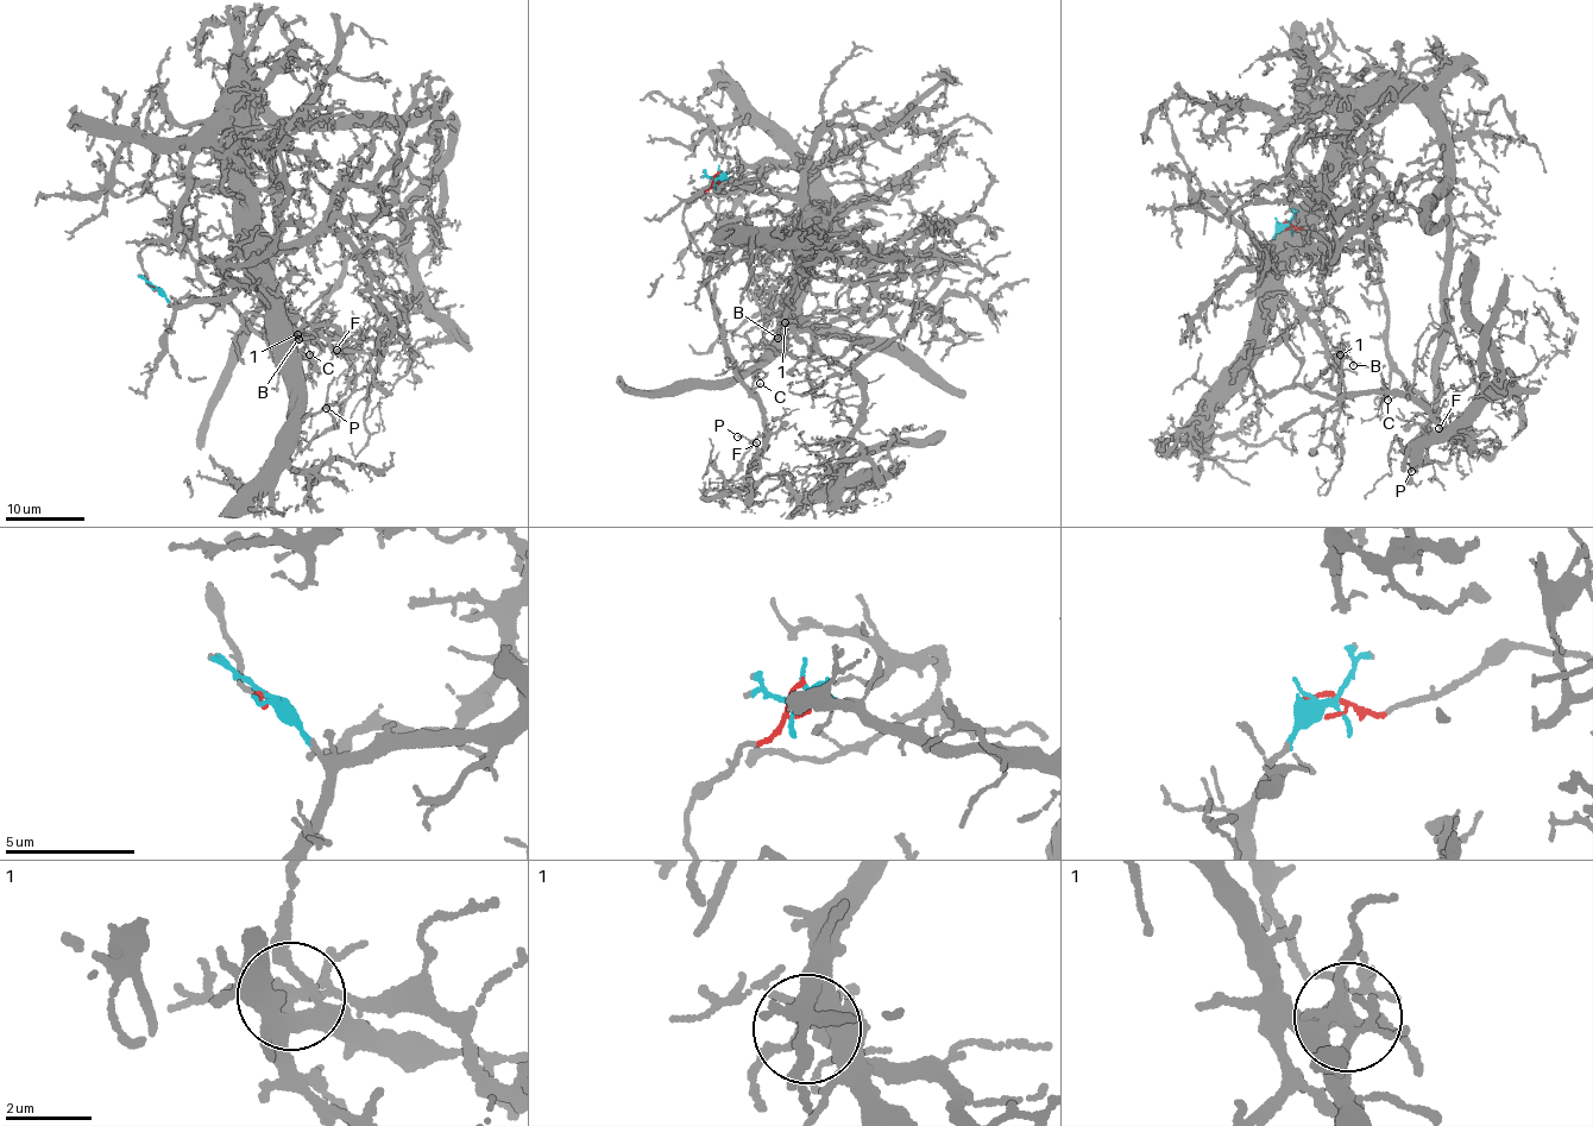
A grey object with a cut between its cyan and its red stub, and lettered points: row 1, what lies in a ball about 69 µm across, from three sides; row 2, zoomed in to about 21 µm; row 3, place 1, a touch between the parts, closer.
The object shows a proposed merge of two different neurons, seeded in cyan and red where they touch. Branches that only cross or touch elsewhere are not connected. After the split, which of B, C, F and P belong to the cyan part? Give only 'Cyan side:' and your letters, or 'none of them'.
Cyan side: B

